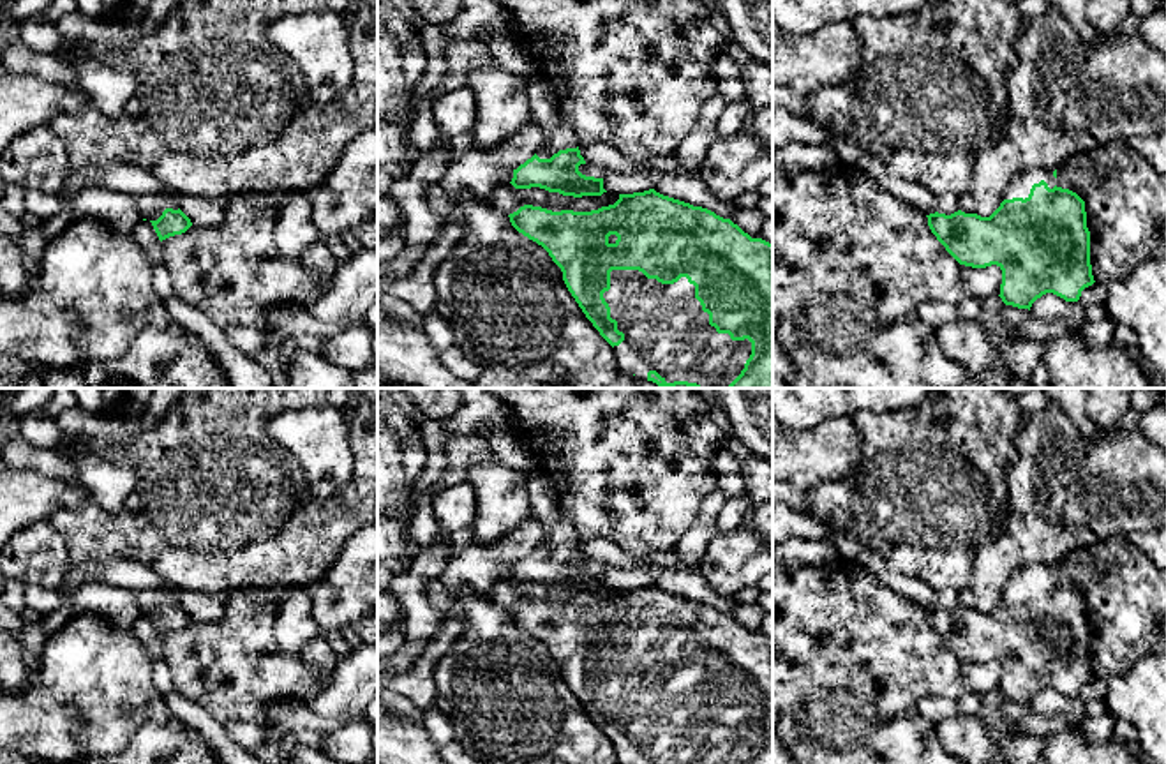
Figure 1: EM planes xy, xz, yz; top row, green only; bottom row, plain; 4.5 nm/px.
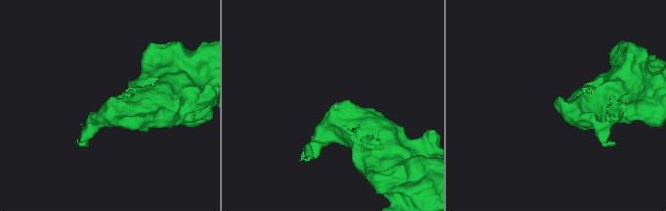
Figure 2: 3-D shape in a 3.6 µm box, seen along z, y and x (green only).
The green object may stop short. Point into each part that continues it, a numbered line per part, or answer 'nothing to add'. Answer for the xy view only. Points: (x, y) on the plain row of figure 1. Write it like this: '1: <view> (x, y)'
1: xy (150, 600)

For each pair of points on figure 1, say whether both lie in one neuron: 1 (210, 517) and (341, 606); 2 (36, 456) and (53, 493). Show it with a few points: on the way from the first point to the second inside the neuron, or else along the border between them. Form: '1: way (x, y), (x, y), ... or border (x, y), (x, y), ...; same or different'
1: border (339, 554), (309, 584); different
2: border (18, 468), (80, 484); different

